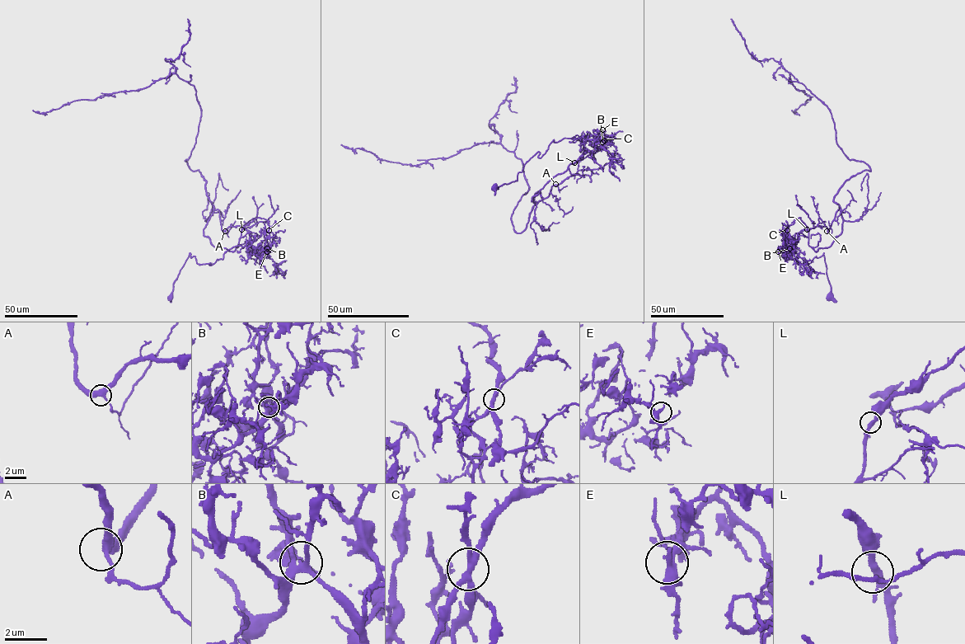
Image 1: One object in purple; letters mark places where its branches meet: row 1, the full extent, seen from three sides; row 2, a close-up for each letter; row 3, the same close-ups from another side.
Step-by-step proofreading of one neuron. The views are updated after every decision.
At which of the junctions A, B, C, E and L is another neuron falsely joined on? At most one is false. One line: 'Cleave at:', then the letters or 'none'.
Cleave at: C

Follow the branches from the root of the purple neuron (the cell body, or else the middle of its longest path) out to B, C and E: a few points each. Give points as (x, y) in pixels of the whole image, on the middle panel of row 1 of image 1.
B: (494, 187), (517, 180), (524, 165), (538, 152), (541, 157), (554, 139), (557, 142), (578, 135), (602, 142)
C: (494, 187), (517, 180), (524, 165), (538, 152), (541, 157), (554, 139), (578, 135), (604, 140)
E: (494, 187), (517, 180), (524, 165), (538, 152), (541, 157), (554, 139), (576, 135), (595, 139), (602, 129)

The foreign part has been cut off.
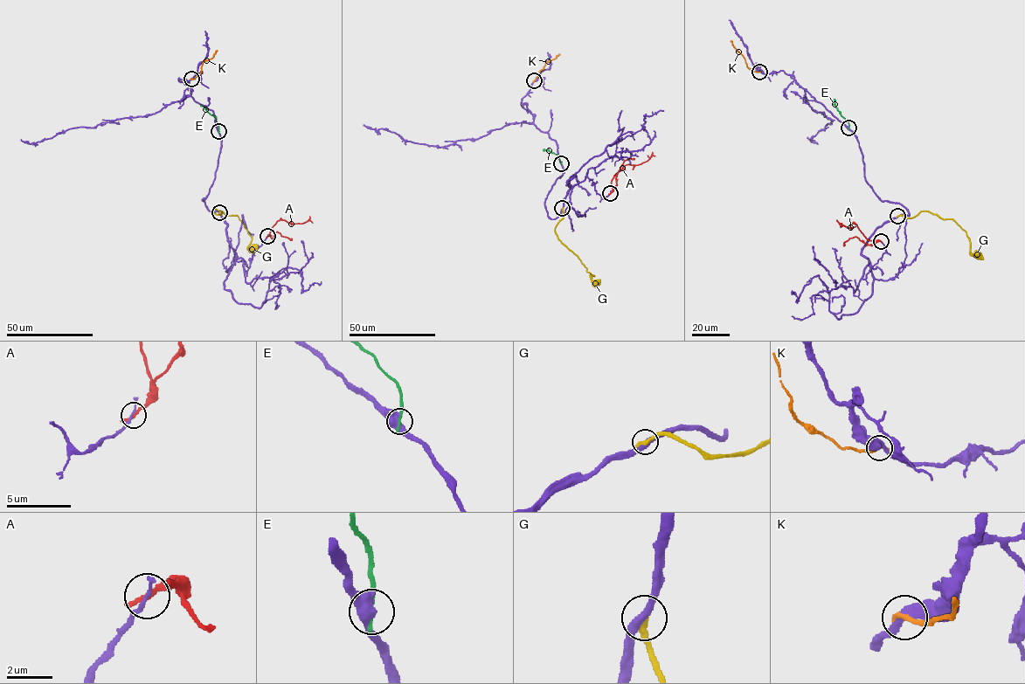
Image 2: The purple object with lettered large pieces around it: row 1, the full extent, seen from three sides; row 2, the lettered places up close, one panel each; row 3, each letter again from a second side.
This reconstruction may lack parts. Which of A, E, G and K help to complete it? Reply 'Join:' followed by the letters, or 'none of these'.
Join: G

